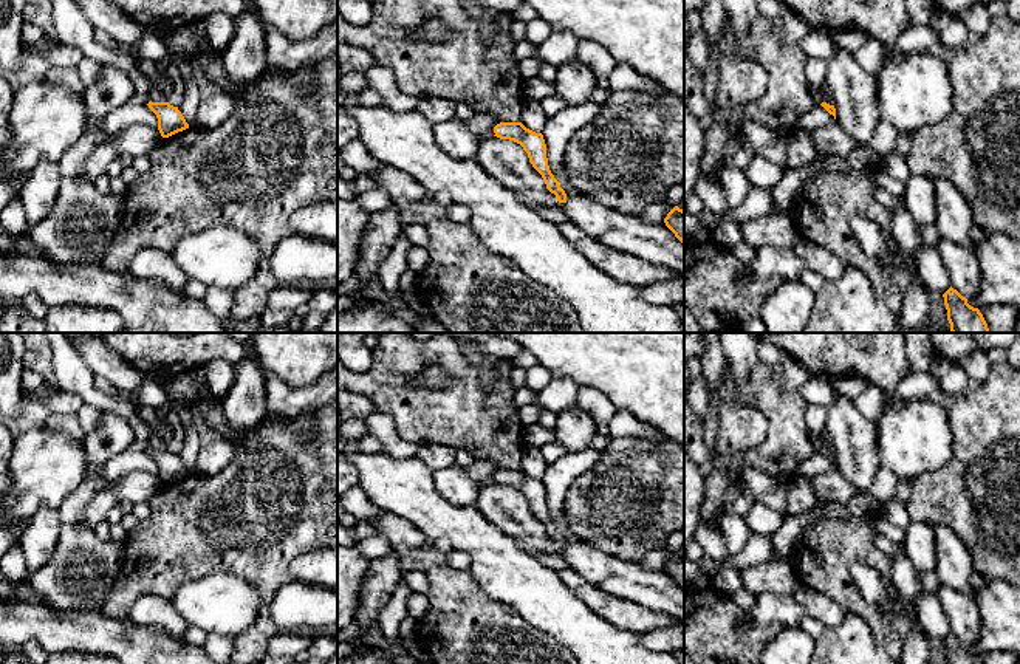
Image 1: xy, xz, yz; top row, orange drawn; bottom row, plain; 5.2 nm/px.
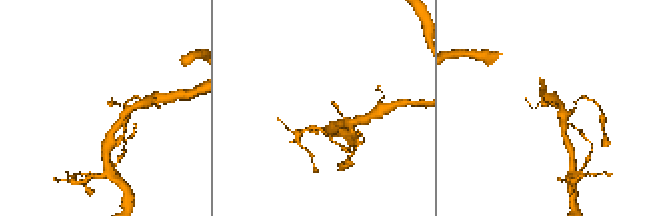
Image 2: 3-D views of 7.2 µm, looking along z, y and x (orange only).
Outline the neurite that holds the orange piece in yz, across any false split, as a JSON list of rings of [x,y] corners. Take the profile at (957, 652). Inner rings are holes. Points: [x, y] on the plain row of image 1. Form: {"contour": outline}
{"contour": [[[952,633],[943,641],[944,652],[947,656],[947,664],[983,664],[978,655],[974,655],[967,650],[967,645],[963,644]]]}

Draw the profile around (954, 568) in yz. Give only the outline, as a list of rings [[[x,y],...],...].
[[[944,525],[933,526],[936,551],[936,576],[946,587],[975,599],[977,588],[970,584],[974,563],[960,537]]]

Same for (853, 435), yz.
[[[836,395],[827,406],[825,430],[836,455],[836,471],[859,492],[868,491],[881,469],[876,421],[864,416],[853,399]]]

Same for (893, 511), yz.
[[[896,497],[882,505],[879,517],[904,529],[907,529],[912,522],[907,505],[899,501]]]

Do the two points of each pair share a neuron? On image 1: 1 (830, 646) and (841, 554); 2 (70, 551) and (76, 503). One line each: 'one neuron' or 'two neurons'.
1: two neurons
2: one neuron

